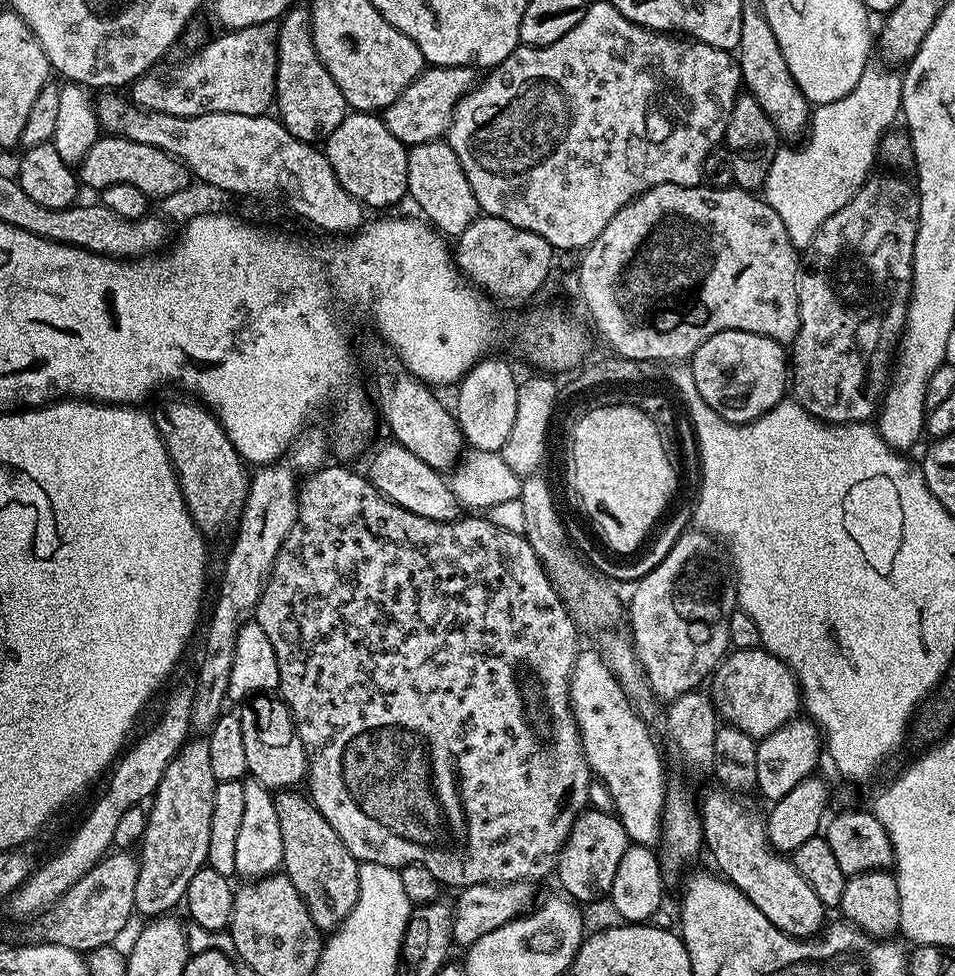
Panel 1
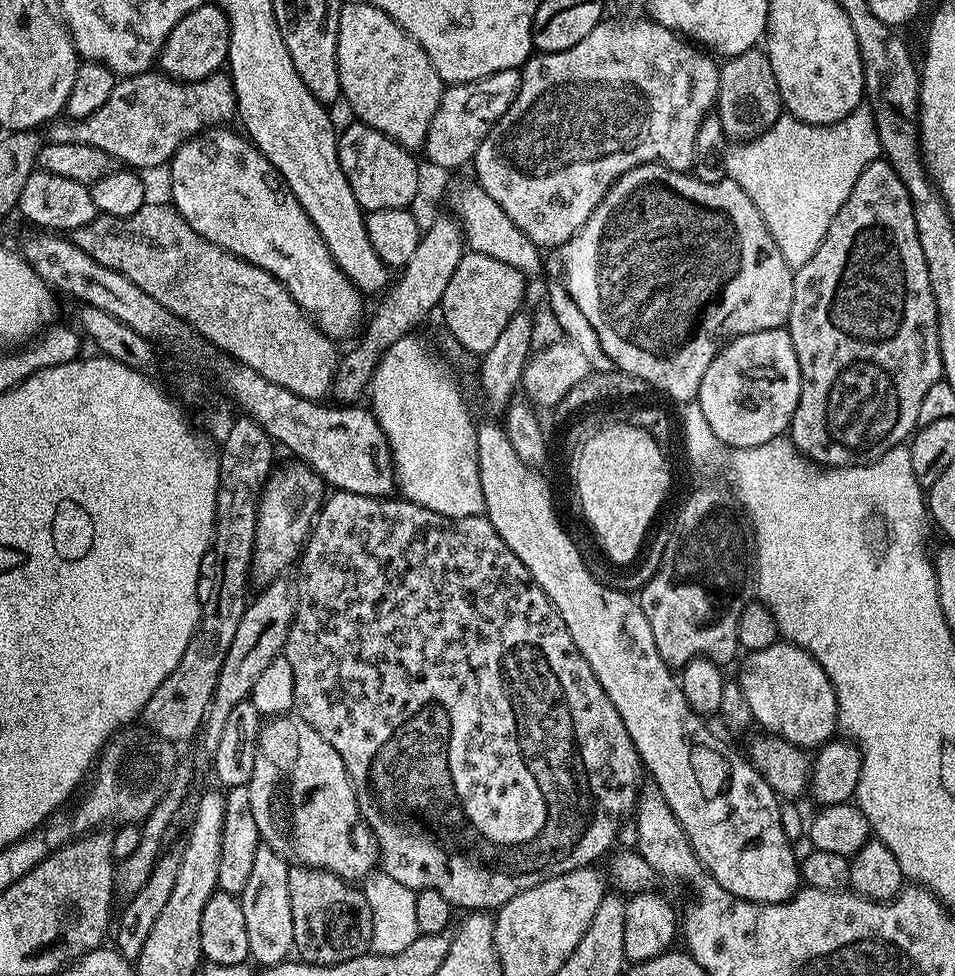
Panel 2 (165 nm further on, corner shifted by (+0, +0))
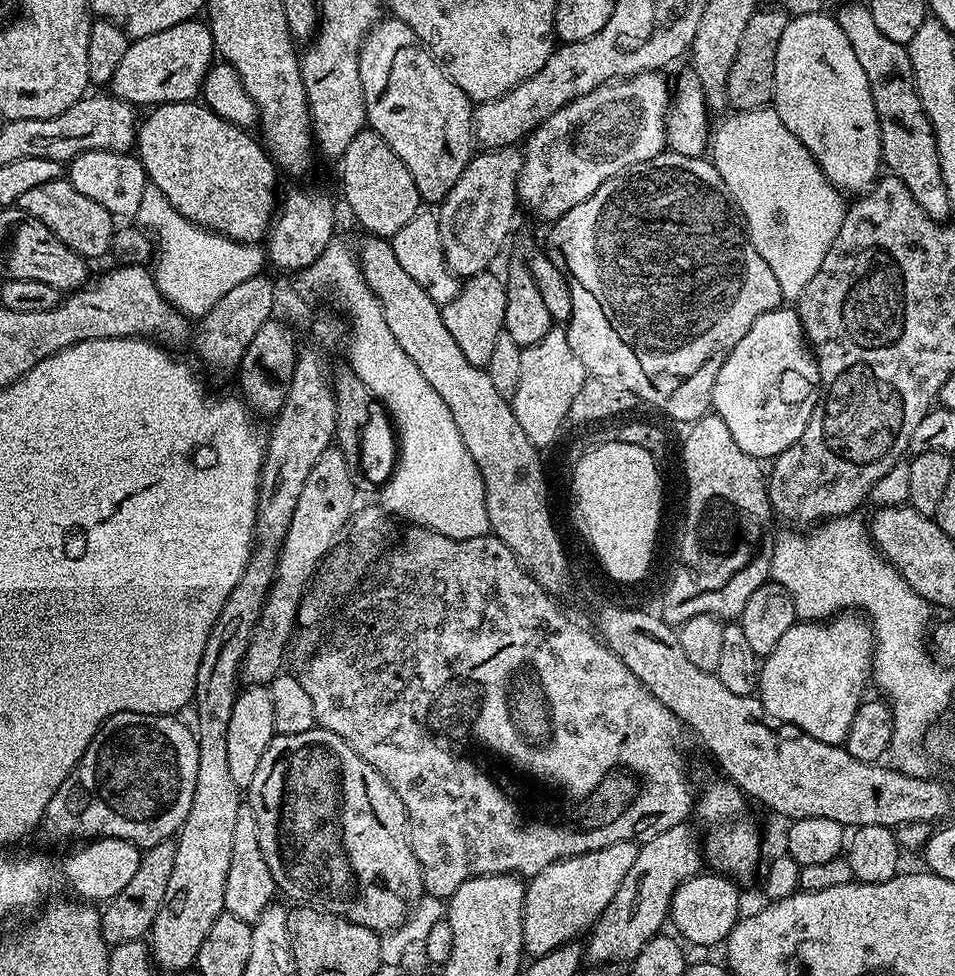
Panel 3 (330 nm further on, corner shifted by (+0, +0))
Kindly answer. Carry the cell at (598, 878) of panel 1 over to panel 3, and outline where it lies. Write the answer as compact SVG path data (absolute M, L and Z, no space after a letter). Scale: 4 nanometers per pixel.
M712 871L714 873L706 872L694 875L686 882L682 882L682 886L674 890L668 907L670 924L677 928L675 931L689 945L690 943L697 944L700 948L712 948L715 944L723 945L728 935L734 930L736 921L742 916L740 892L736 889L737 881L727 875L717 874L715 871Z

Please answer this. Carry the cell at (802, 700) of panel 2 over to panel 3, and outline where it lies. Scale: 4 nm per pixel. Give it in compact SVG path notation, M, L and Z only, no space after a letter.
M849 610L823 622L794 623L786 634L782 634L778 646L763 657L758 699L773 721L798 728L810 738L818 738L818 742L843 745L854 722L854 714L865 699L864 687L870 684L873 651L872 625L855 611Z

